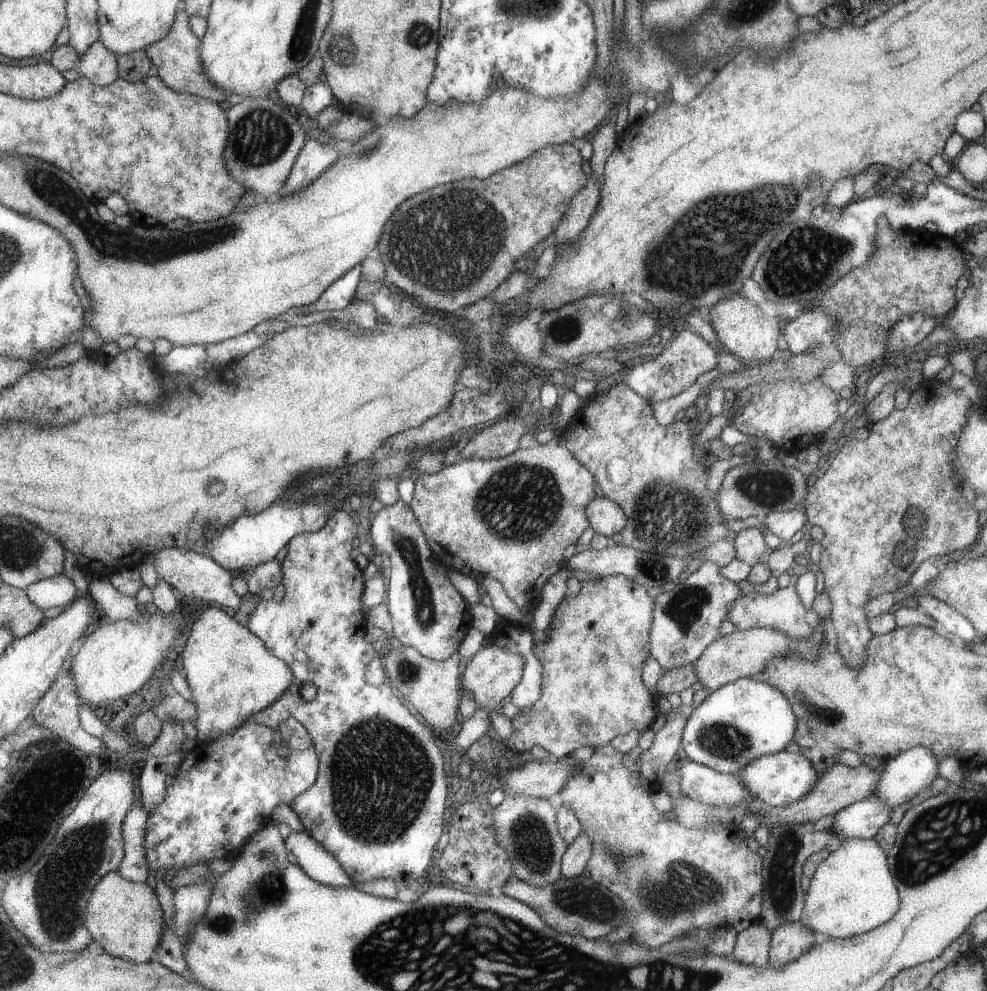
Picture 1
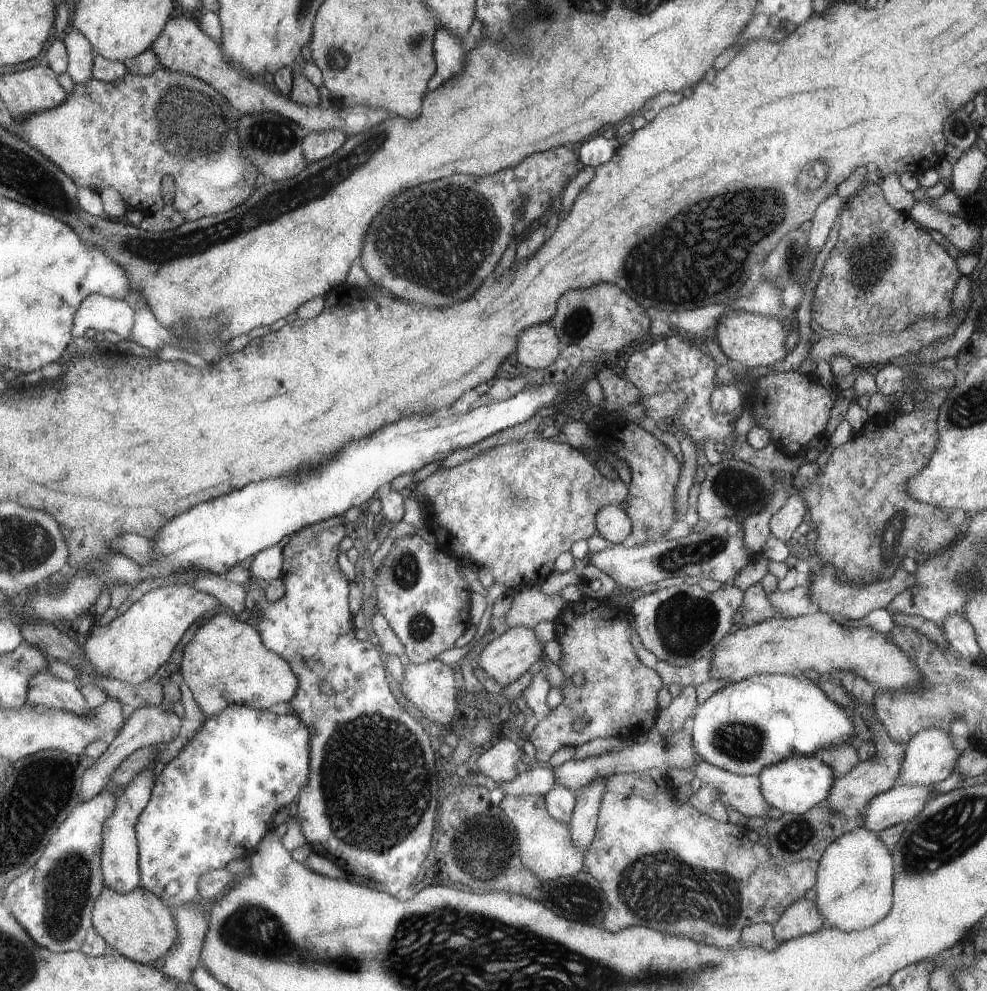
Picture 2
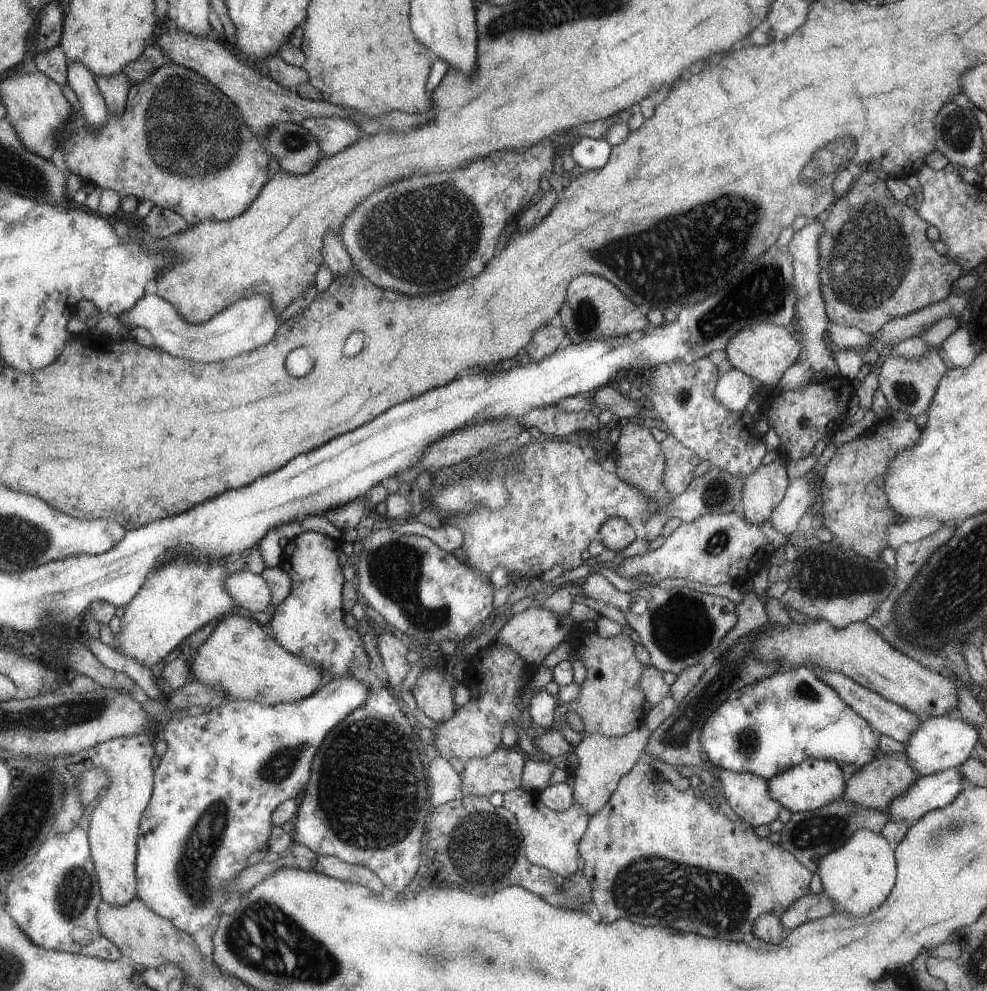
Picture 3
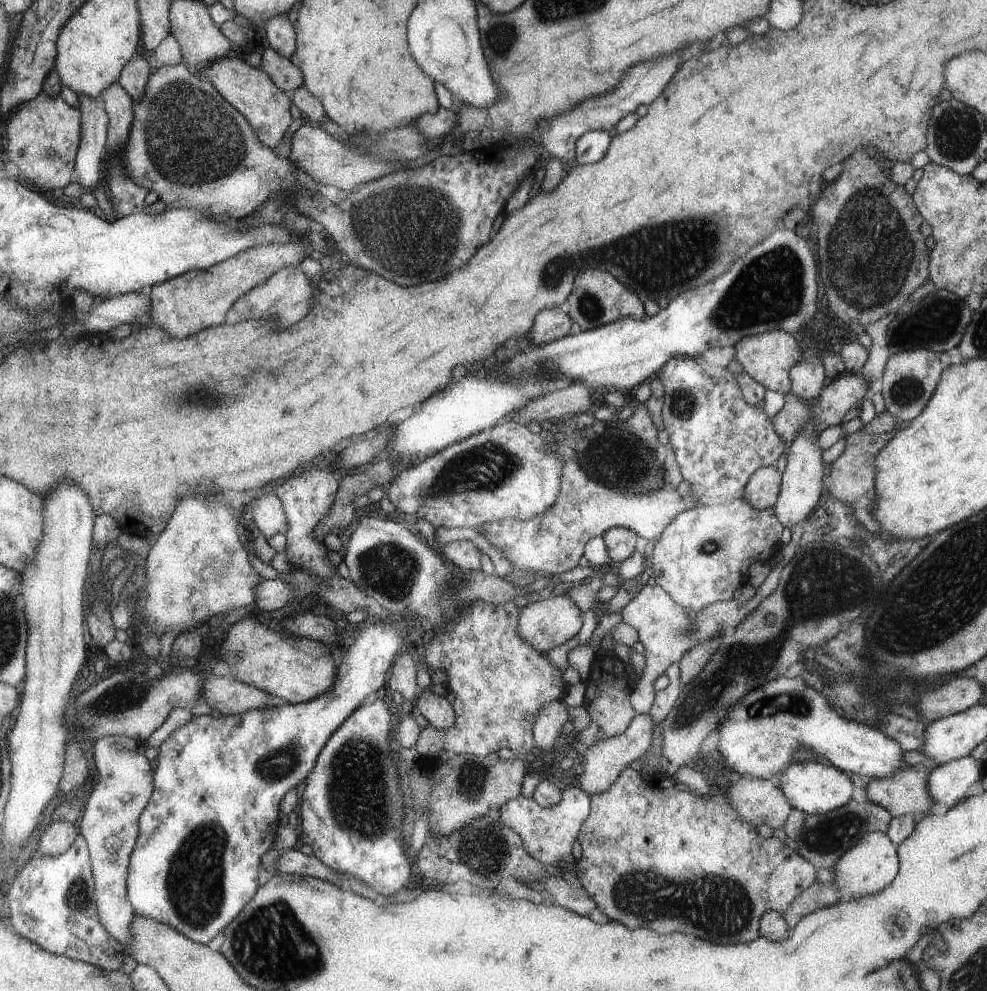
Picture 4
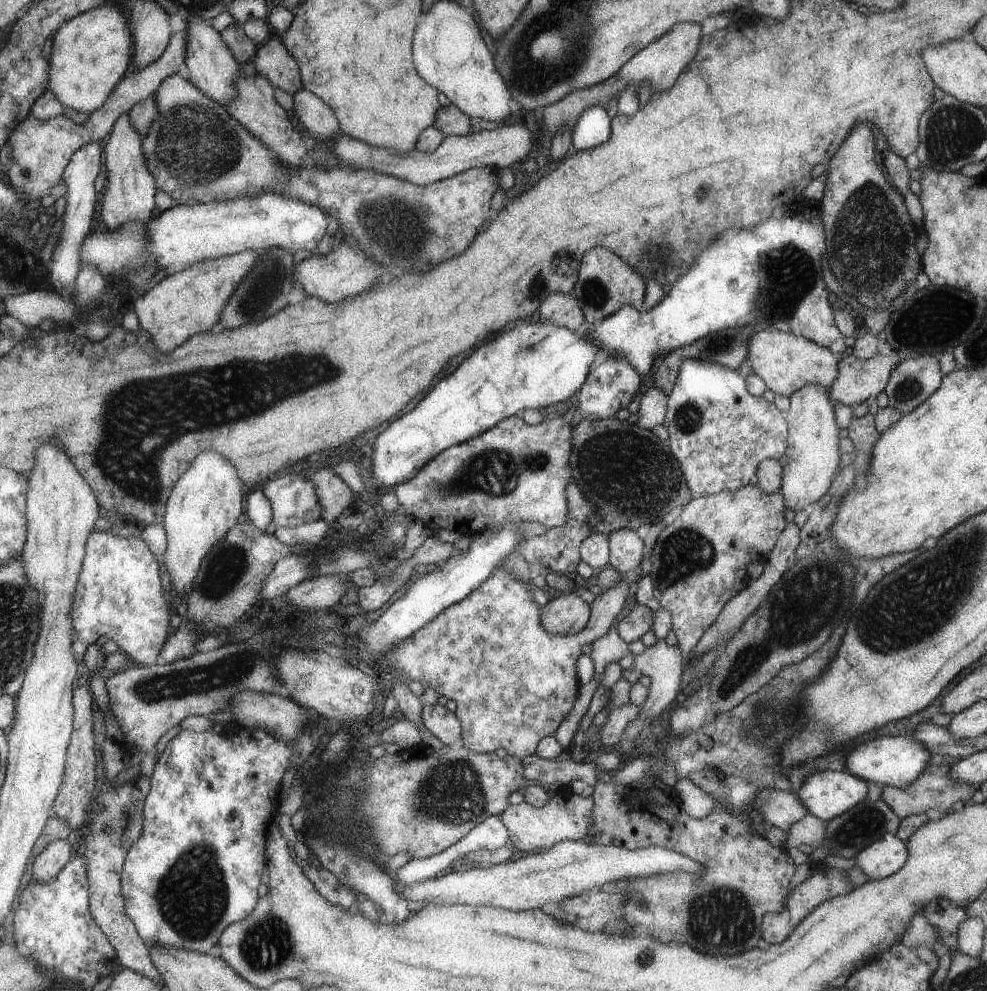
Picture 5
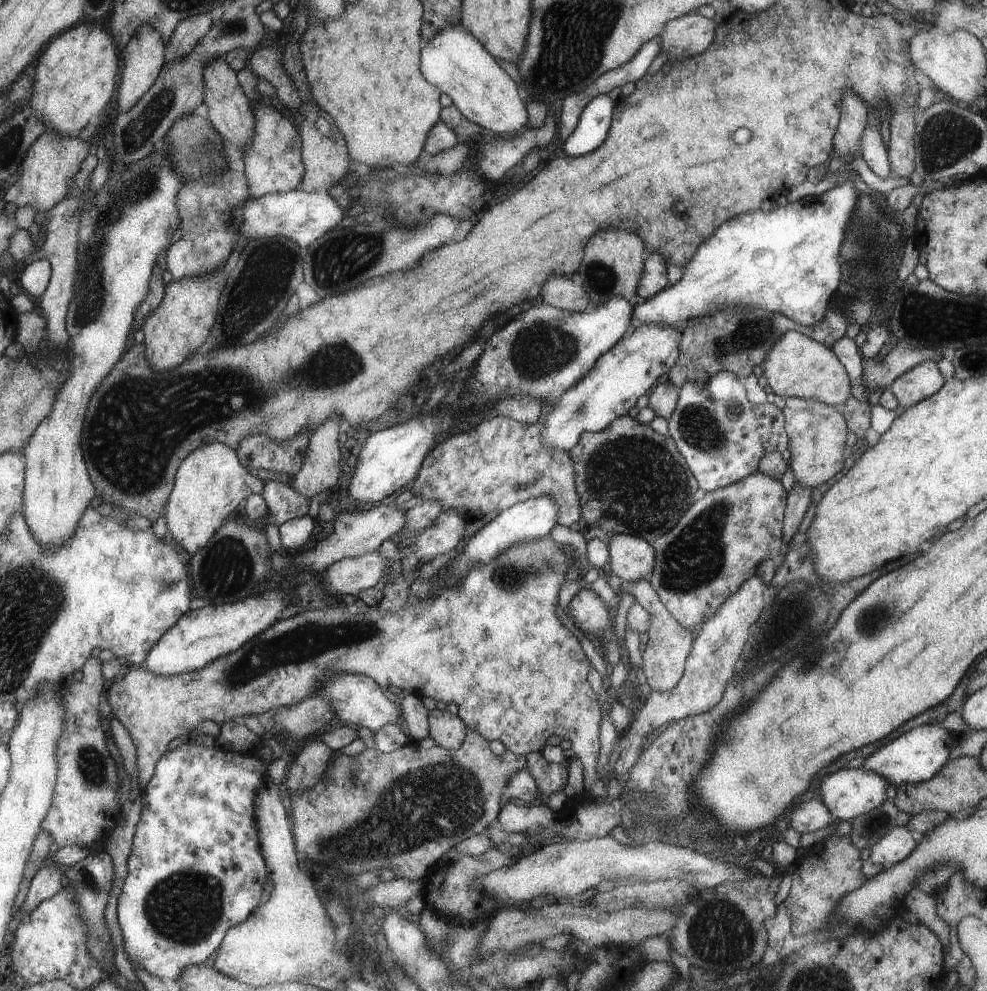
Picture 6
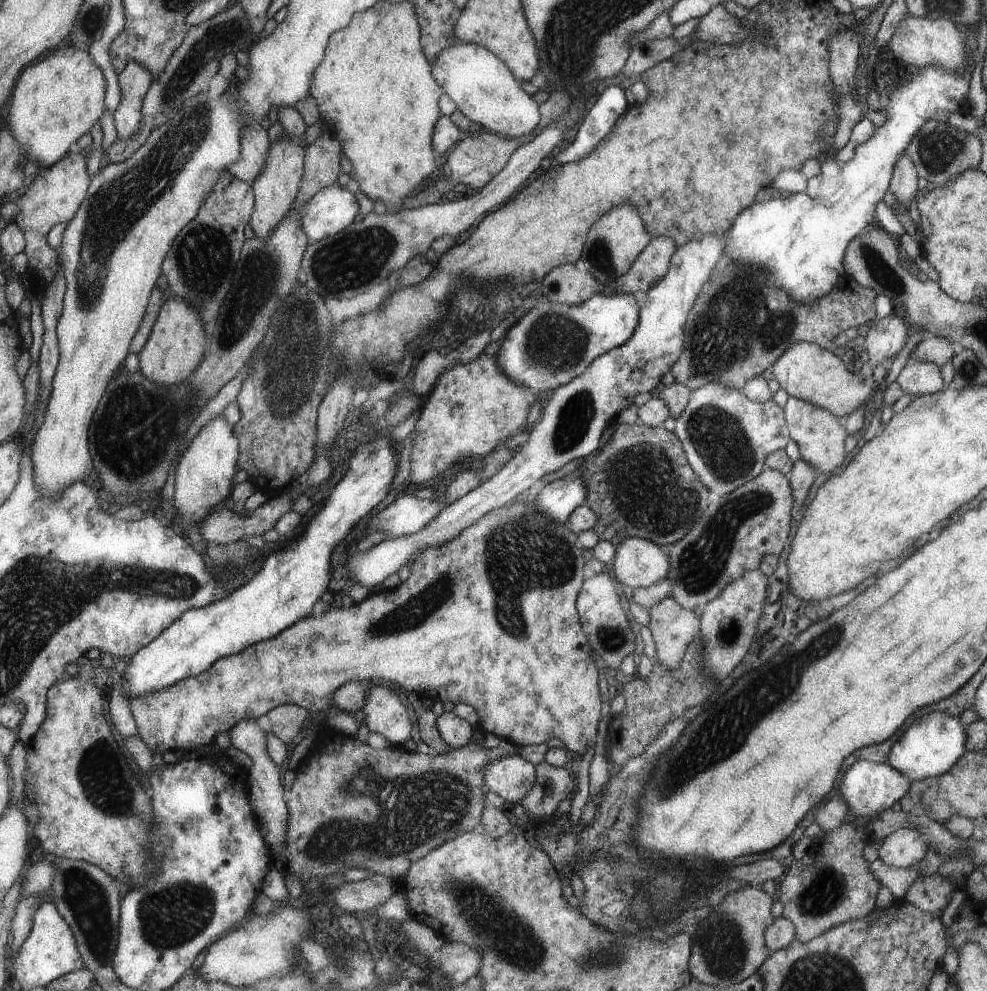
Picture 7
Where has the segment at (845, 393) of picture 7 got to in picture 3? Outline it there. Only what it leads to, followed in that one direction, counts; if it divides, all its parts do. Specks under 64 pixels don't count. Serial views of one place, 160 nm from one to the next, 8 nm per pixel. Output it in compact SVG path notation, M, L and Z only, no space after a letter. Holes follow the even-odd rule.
M760 322L738 330L728 340L723 352L733 369L749 375L755 382L759 382L760 386L773 388L783 376L785 368L795 362L799 350L799 344L791 336L785 338L785 328L781 328L781 325Z

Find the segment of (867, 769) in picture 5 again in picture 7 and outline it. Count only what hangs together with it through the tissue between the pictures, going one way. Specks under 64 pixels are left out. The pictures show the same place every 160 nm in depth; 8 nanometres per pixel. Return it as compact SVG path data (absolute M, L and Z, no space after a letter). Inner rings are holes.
M941 710L925 714L917 724L911 724L889 749L885 764L900 771L911 782L937 776L951 769L955 761L965 752L967 728L961 726L960 718L949 716Z

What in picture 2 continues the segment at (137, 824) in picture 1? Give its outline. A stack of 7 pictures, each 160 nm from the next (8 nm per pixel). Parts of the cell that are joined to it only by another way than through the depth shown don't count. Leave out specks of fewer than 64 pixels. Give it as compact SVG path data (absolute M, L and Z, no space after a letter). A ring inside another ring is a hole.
M142 770L118 798L115 812L108 818L104 826L104 853L102 854L104 879L107 887L113 887L121 894L142 886L140 846L136 826L151 796L152 778L152 772Z

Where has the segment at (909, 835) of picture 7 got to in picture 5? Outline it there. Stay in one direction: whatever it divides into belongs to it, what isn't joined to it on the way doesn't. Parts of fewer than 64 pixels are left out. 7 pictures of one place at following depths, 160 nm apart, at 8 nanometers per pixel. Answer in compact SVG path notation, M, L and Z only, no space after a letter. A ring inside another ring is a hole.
M891 833L863 847L852 859L854 866L869 879L879 881L891 876L904 865L908 856L905 843Z

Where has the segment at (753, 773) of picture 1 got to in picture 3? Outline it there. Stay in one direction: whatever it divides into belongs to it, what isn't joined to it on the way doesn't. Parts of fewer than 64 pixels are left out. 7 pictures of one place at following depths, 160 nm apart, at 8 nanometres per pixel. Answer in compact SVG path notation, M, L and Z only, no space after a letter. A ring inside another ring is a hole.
M806 758L795 766L786 768L780 773L775 773L766 782L771 798L776 799L782 807L794 813L819 808L835 799L841 800L840 796L844 793L844 779L845 774L835 761Z

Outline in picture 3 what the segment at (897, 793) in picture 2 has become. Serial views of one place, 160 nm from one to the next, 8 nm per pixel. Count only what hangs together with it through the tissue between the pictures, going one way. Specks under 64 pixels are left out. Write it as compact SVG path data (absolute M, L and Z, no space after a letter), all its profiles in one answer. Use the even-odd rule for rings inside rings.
M958 767L945 769L932 775L920 775L907 790L895 797L885 811L894 821L915 822L928 813L945 805L963 789L963 776Z

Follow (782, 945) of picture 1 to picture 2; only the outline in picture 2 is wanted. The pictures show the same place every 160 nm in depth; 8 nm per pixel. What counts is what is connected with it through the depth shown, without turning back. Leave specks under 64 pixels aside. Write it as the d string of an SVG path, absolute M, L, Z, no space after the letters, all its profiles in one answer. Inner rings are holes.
M804 898L791 903L772 924L777 944L801 935L813 934L823 928L816 903Z

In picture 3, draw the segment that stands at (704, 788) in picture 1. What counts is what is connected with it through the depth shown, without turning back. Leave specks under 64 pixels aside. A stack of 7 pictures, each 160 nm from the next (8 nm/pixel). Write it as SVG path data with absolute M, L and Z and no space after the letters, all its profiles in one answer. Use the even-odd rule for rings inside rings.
M713 770L719 779L724 801L747 826L757 827L777 819L782 807L768 793L768 783L753 773Z

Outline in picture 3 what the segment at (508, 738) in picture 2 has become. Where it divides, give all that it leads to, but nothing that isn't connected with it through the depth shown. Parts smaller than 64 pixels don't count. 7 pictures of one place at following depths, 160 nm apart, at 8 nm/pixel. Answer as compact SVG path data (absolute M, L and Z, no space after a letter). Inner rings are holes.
M499 746L487 756L463 761L461 792L463 795L488 797L493 792L507 792L520 787L523 756L513 748Z

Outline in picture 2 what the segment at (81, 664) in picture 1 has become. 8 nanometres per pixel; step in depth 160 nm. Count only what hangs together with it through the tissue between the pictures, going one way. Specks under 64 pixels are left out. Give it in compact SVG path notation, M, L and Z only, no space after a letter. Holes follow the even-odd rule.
M181 581L147 592L106 627L94 625L87 637L81 640L90 670L133 686L145 683L161 664L169 660L169 652L175 648L189 624L215 604L219 602L214 596Z

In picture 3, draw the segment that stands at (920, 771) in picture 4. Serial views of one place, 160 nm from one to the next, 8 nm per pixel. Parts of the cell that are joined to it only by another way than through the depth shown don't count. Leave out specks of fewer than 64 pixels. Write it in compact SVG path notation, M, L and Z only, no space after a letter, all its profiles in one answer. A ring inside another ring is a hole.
M881 753L857 769L850 777L844 779L844 793L840 798L858 807L883 811L895 797L898 797L898 794L907 790L908 786L911 786L917 778L919 778L917 771L908 765L908 758L904 753Z

